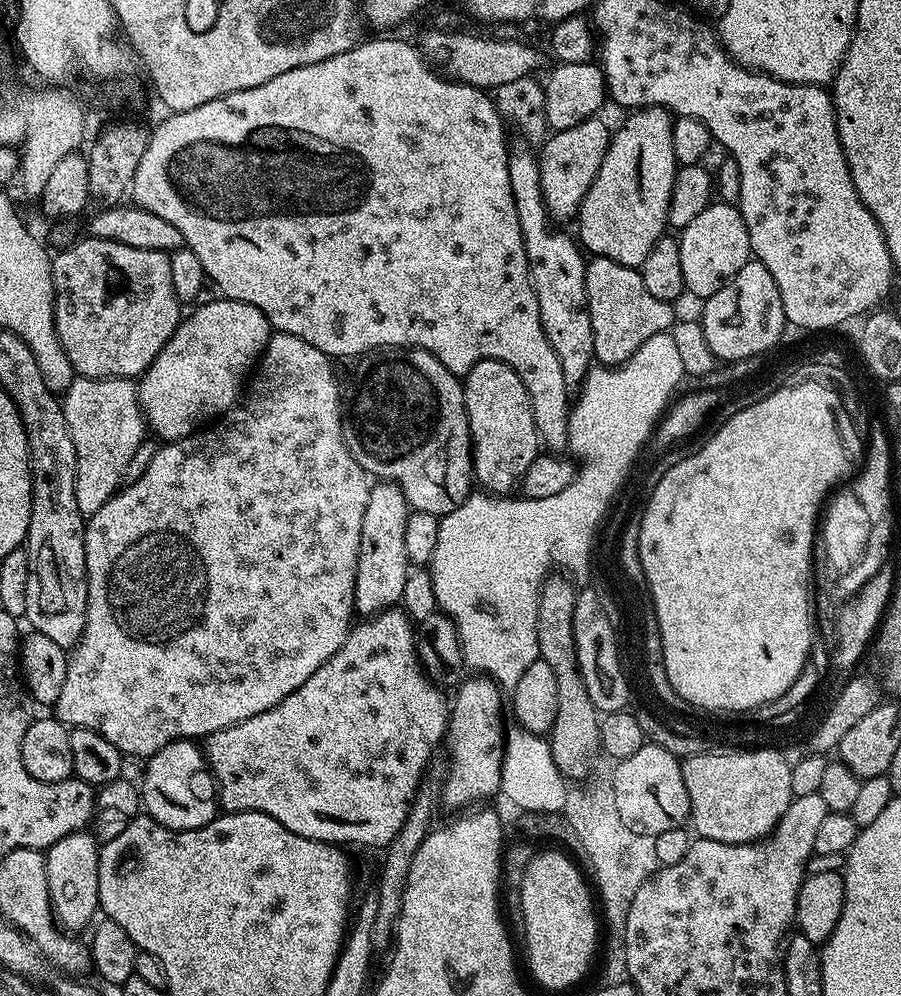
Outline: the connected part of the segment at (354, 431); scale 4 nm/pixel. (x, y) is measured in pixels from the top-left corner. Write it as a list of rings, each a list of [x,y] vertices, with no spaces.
[[[385,348],[371,354],[365,354],[355,361],[356,369],[352,372],[352,385],[346,388],[346,399],[342,404],[340,417],[342,418],[342,438],[358,466],[368,473],[369,477],[380,482],[391,482],[398,485],[406,498],[409,509],[441,517],[458,510],[466,498],[473,495],[474,477],[472,475],[472,435],[468,429],[468,415],[464,405],[464,386],[461,377],[456,376],[434,354],[421,348]]]

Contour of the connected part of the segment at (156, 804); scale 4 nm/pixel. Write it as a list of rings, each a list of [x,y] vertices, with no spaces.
[[[175,740],[147,757],[142,784],[142,808],[147,815],[175,832],[206,826],[218,815],[216,780],[199,743]]]

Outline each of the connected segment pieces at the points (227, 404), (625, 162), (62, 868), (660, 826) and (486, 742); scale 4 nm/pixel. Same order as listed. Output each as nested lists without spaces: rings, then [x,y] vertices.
[[[215,299],[196,306],[201,308],[193,307],[193,312],[181,319],[158,358],[139,377],[136,393],[140,409],[151,435],[161,441],[191,436],[237,403],[246,377],[264,355],[268,338],[273,335],[274,329],[262,310],[246,302]]]
[[[646,108],[633,111],[629,116],[632,117],[617,132],[615,129],[611,133],[608,149],[602,158],[602,166],[586,198],[580,203],[578,240],[583,251],[593,257],[610,258],[627,268],[639,269],[640,264],[646,262],[646,254],[654,250],[654,242],[658,242],[658,238],[665,235],[670,194],[674,190],[678,163],[672,137],[673,113],[667,108]]]
[[[81,830],[63,836],[46,850],[47,889],[57,923],[65,931],[79,932],[99,909],[98,872],[99,845],[91,833]]]
[[[646,742],[642,750],[619,761],[610,772],[614,786],[618,815],[639,835],[657,836],[665,830],[681,827],[691,817],[690,794],[686,794],[686,782],[682,782],[681,761],[670,750]]]
[[[479,674],[469,675],[460,681],[450,700],[450,715],[448,717],[448,731],[446,733],[446,748],[448,744],[448,773],[442,779],[442,787],[439,789],[439,799],[445,808],[464,810],[469,806],[479,805],[487,796],[497,795],[500,792],[500,779],[502,778],[502,762],[504,761],[504,738],[506,735],[506,723],[504,724],[504,712],[506,716],[506,700],[502,695],[499,684],[493,682],[490,677]]]

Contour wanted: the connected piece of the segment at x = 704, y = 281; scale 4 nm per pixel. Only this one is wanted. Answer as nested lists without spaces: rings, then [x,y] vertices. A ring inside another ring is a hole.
[[[713,202],[708,205],[690,226],[686,226],[678,236],[682,250],[682,278],[684,286],[690,294],[698,294],[703,298],[713,296],[752,256],[750,238],[746,230],[746,222],[742,218],[739,207]]]

